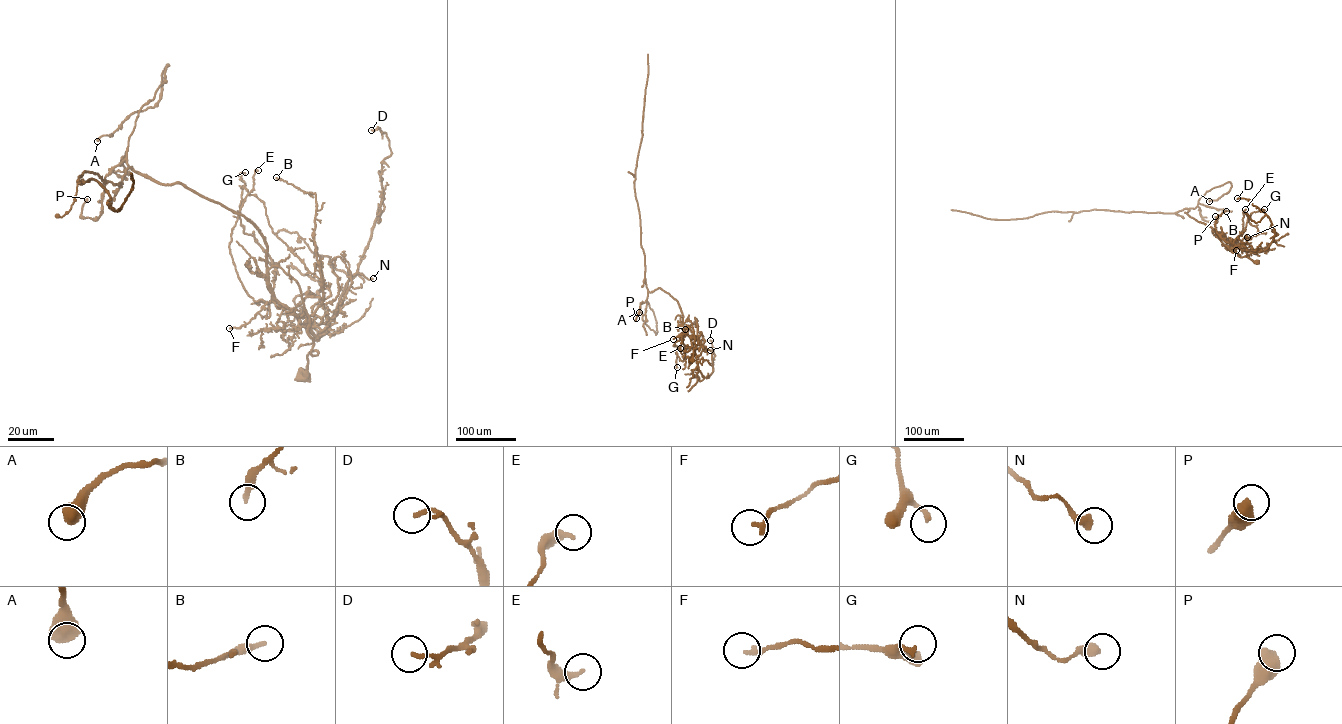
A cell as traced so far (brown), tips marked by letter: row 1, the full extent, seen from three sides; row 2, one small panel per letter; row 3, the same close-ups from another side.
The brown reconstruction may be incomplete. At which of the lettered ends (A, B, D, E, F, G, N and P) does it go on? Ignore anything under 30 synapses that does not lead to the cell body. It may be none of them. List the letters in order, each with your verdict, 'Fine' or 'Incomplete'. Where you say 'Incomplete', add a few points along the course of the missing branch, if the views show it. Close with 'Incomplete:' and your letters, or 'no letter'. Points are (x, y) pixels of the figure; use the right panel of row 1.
A: Fine
B: Fine
D: Fine
E: Fine
F: Fine
G: Fine
N: Fine
P: Fine
Incomplete: no letter

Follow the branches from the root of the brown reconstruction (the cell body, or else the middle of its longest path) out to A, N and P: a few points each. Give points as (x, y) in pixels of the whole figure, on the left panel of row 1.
A: (302, 373), (318, 353), (309, 317), (259, 231), (127, 164), (167, 65), (160, 100), (97, 141)
N: (302, 373), (318, 352), (301, 290), (268, 270), (274, 297), (316, 336), (349, 278), (373, 278)
P: (302, 373), (318, 352), (299, 284), (268, 267), (248, 220), (126, 159), (96, 219), (80, 215), (87, 199)

